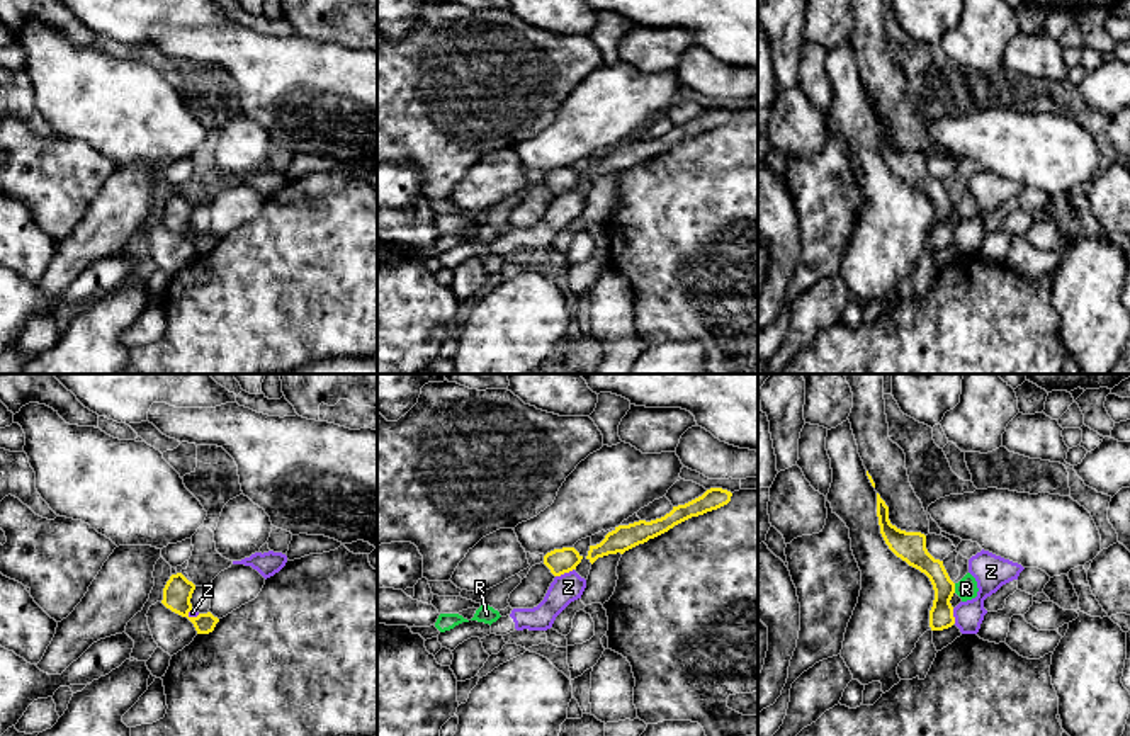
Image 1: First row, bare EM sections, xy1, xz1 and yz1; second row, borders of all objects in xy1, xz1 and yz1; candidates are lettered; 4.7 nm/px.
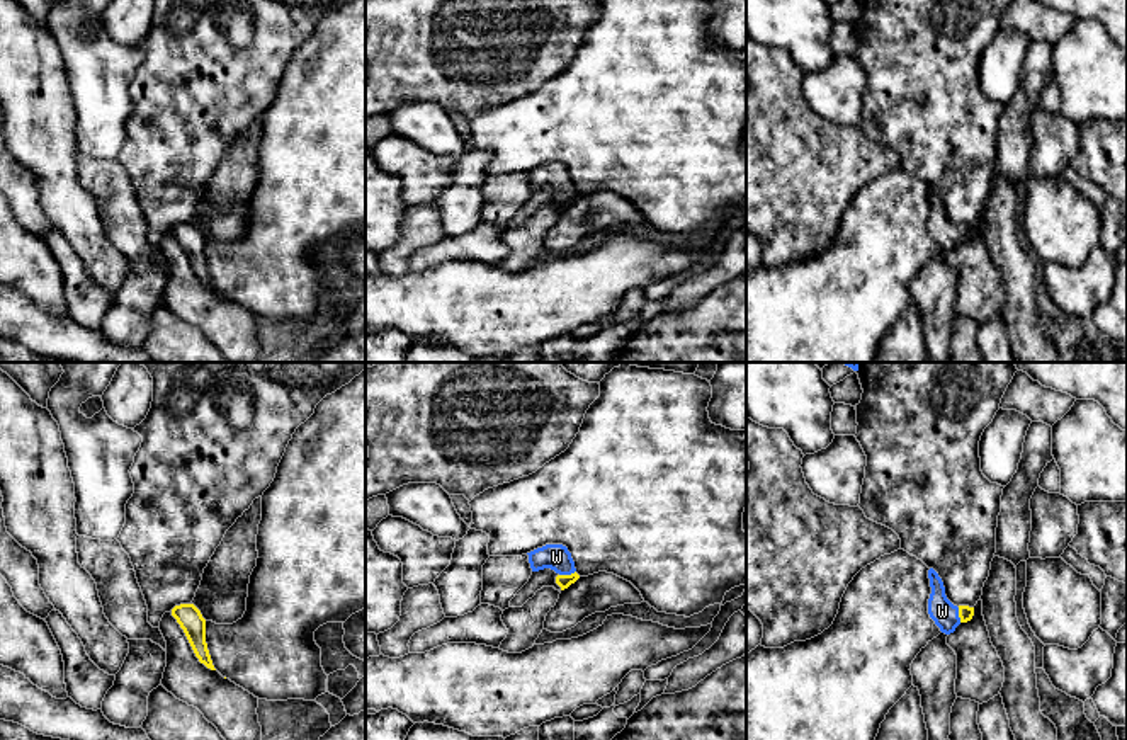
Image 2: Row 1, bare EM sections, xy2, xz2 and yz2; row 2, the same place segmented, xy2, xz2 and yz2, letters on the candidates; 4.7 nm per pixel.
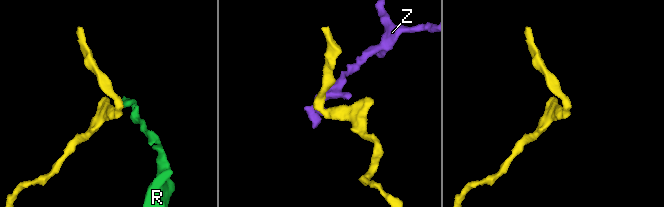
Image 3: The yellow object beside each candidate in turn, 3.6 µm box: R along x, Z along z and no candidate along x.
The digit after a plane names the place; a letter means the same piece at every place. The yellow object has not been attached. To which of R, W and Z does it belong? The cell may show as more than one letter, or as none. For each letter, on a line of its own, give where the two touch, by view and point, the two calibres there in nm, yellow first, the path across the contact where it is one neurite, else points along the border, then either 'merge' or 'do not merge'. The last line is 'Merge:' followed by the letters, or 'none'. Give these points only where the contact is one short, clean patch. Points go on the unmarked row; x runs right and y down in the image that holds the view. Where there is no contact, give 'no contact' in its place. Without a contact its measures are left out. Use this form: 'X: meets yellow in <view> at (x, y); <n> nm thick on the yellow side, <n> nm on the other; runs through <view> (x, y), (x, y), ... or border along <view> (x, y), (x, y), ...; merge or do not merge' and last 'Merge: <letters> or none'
R: meets yellow in yz1 at (954, 208); 120 nm thick on the yellow side, 100 nm on the other; border along yz1 (954, 203), (955, 211); do not merge
W: meets yellow in xz2 at (566, 194); 60 nm thick on the yellow side, 130 nm on the other; runs through xz2 (563, 199), (566, 194), (565, 184), (556, 176); merge
Z: meets yellow in xz1 at (564, 191); 120 nm thick on the yellow side, 140 nm on the other; border along xz1 (573, 187), (556, 196); do not merge
Merge: W

